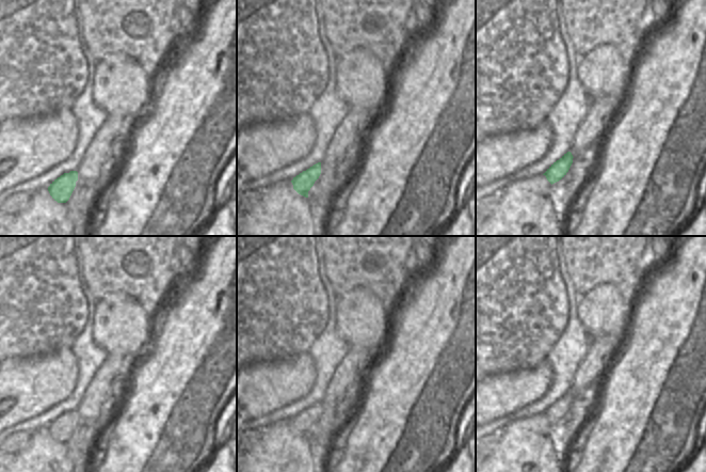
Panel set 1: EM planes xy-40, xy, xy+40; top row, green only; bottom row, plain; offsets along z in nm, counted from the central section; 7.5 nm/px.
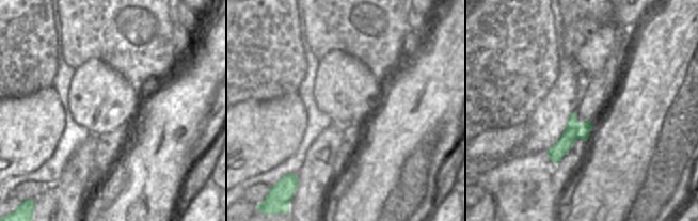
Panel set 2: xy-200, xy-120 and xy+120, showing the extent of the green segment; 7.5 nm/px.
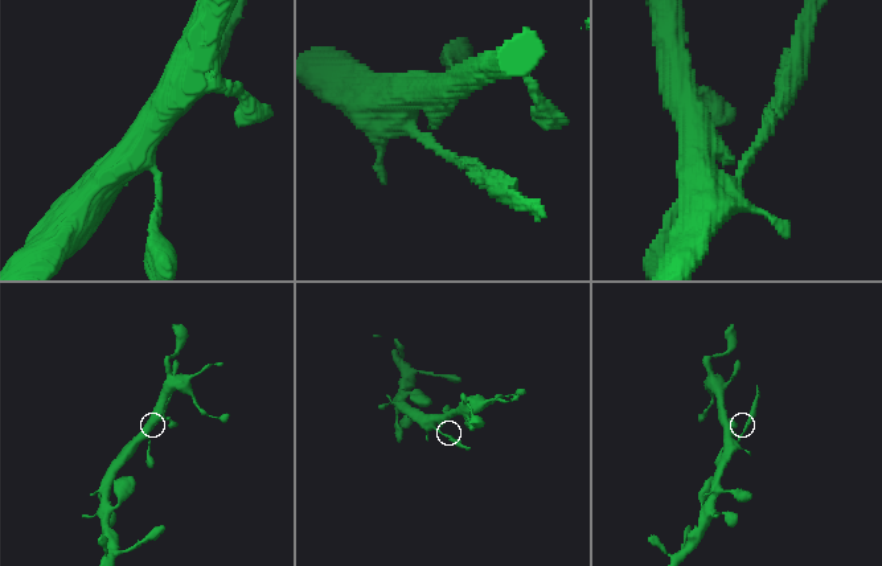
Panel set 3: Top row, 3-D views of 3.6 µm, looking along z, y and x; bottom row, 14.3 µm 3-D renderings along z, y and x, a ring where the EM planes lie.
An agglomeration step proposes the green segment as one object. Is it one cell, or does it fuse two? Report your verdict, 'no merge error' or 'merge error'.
merge error

